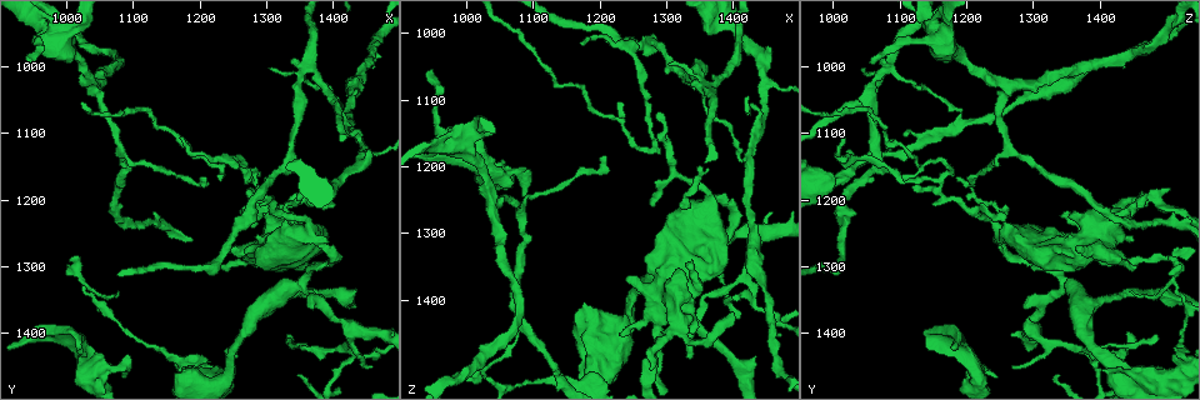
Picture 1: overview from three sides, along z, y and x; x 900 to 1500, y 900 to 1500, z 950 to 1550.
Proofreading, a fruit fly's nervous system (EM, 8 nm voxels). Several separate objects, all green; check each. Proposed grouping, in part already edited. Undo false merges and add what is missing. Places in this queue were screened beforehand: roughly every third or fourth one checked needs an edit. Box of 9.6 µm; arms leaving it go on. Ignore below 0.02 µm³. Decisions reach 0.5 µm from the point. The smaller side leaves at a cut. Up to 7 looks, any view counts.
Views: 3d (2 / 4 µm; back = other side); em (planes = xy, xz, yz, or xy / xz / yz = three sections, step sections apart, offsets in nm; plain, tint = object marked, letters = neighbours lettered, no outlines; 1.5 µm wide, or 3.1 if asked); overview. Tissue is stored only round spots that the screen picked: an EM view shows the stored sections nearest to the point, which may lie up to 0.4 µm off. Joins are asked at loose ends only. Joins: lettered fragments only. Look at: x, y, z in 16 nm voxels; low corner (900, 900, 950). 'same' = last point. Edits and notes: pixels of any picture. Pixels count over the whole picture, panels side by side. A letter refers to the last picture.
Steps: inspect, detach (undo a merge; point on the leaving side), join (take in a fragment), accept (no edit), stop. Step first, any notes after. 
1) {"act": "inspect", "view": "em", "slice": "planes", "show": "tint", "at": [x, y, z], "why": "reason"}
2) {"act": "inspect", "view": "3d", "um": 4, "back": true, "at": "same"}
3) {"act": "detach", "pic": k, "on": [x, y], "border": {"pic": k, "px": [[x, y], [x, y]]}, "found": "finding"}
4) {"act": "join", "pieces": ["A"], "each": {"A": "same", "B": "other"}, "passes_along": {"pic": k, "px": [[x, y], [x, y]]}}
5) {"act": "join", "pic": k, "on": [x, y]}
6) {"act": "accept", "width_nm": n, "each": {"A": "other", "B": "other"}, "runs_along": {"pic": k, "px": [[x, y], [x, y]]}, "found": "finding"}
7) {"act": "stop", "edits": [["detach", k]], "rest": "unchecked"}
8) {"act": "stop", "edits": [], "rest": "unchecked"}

{"act": "inspect", "view": "em", "slice": "planes", "show": "tint", "at": [1280, 1170, 1160], "why": "three arms meet"}

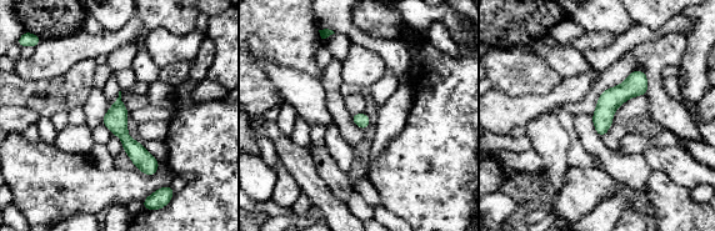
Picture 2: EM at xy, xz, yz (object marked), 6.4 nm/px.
{"act": "inspect", "view": "em", "slice": "planes", "show": "letters", "at": "same", "why": "see the neighbours"}

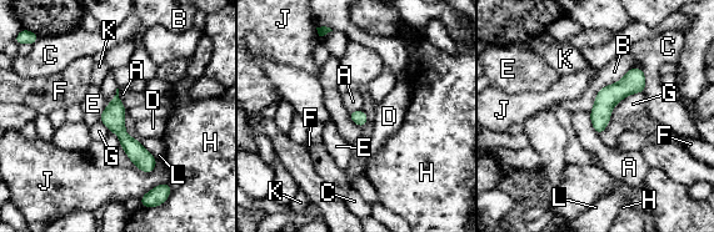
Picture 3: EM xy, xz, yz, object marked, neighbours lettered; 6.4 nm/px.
{"act": "accept", "each": {"A": "other", "B": "other", "C": "other", "D": "other", "E": "other", "F": "other", "G": "other", "H": "other", "J": "other", "K": "other", "L": "other"}, "border": {"pic": 3, "px": [[630, 67], [598, 91], [589, 111]]}, "found": "all the same neuron"}

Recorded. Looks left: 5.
{"act": "inspect", "view": "em", "slice": "planes", "show": "letters", "at": [1320, 1220, 1440], "why": "three arms meet"}

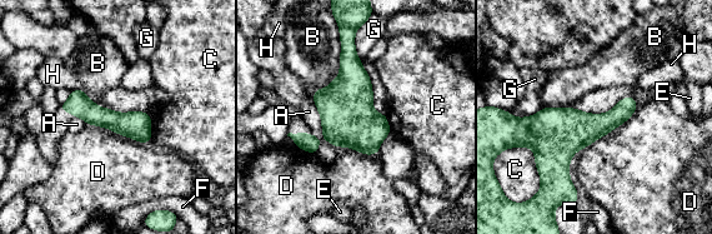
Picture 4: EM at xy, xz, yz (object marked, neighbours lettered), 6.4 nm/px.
{"act": "accept", "width_nm": 180, "each": {"A": "other", "B": "other", "C": "other", "D": "other", "E": "other", "F": "other", "G": "other", "H": "other"}, "found": "continuous, no second neuron"}

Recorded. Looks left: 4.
{"act": "inspect", "view": "3d", "um": 2, "at": [1420, 1085, 1185], "why": "arms part here"}

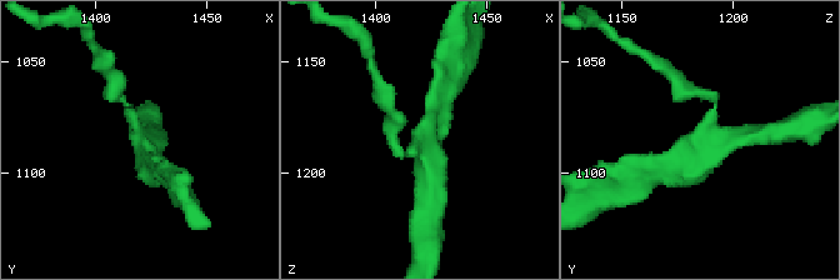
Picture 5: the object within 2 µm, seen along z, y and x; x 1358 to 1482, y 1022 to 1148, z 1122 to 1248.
{"act": "inspect", "view": "em", "slice": "xy", "step": 8, "show": "letters", "at": [1423, 1091, 1186], "arms": 3}

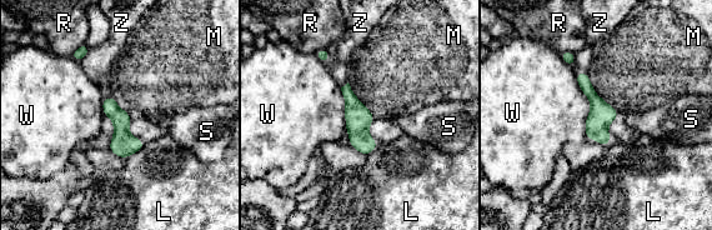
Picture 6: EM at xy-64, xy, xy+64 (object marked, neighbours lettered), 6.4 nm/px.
{"act": "accept", "width_nm": 160, "each": {"L": "other", "M": "other", "R": "other", "S": "other", "W": "other", "Z": "other"}, "border": {"pic": 6, "px": [[586, 73], [592, 89], [620, 114]]}, "found": "one neuron here"}

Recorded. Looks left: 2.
{"act": "stop", "edits": [], "rest": "unchecked"}

